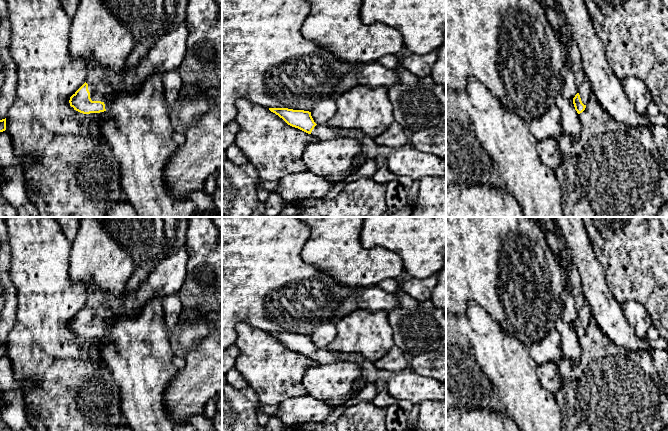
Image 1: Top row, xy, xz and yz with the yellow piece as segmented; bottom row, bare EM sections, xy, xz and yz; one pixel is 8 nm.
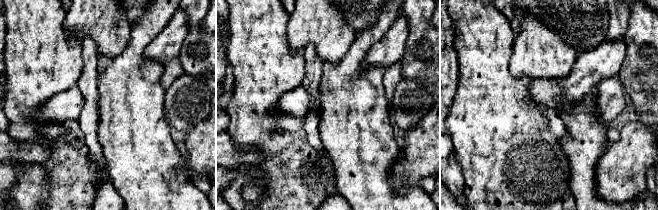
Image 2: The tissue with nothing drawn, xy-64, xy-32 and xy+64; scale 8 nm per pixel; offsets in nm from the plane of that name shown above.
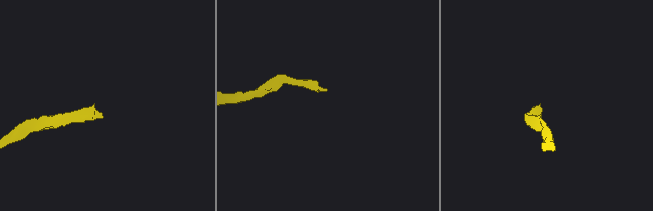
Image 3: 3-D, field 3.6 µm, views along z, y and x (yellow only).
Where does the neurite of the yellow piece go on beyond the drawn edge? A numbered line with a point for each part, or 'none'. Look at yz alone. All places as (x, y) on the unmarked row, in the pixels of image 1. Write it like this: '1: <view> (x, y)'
1: yz (584, 314)

